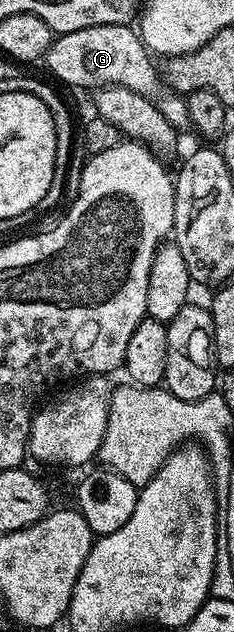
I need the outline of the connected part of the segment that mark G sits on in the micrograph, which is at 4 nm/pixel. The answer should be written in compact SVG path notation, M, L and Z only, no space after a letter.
M121 23L90 26L59 34L44 58L51 73L62 82L90 90L110 86L132 89L150 100L177 131L187 130L191 126L187 100L183 94L169 89L165 84L158 85L160 71L153 62L155 60L141 41L139 32L133 26Z

